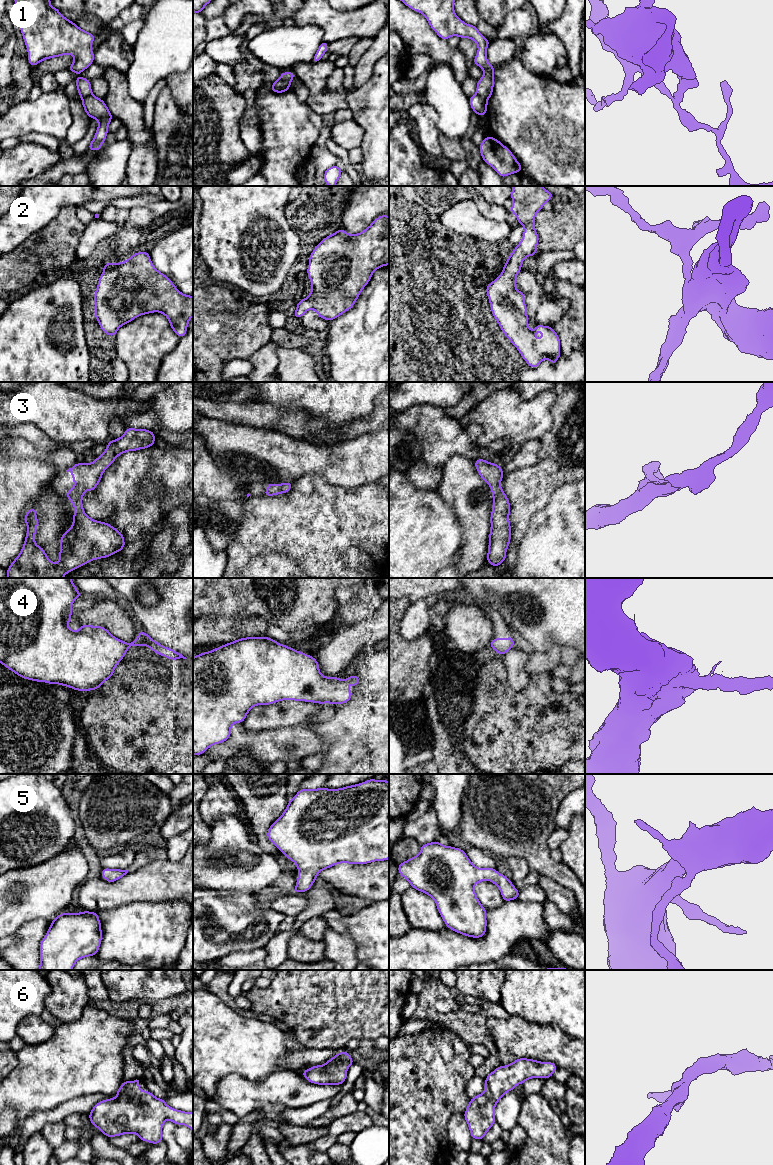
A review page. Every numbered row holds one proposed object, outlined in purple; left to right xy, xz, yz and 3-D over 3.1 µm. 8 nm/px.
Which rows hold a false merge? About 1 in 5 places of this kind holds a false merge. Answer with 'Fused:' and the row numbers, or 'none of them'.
Fused: 1

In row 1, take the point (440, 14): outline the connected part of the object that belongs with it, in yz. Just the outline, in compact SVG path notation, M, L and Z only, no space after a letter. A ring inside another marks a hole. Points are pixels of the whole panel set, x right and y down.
M401 0L407 7L425 16L430 27L444 40L451 36L470 38L478 45L473 63L481 67L484 74L477 82L476 94L488 101L494 87L494 69L487 61L487 40L474 25L462 21L454 11L455 0Z

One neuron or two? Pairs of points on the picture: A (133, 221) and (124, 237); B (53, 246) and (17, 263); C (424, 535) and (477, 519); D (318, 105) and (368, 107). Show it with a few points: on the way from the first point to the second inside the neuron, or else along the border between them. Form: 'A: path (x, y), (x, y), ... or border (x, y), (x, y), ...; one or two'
A: border (140, 229), (121, 229), (113, 235); two
B: path (44, 251), (26, 262); one
C: border (446, 504), (452, 509), (461, 528), (459, 548); two
D: border (345, 97), (348, 107); two

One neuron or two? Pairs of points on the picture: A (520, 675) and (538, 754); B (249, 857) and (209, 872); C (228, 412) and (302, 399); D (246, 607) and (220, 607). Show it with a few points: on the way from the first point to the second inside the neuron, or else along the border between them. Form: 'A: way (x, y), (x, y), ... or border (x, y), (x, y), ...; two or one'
A: border (505, 674), (515, 691), (521, 691), (529, 680); two
B: way (239, 867), (234, 872), (219, 872); one
C: border (254, 401), (269, 403), (287, 410), (294, 410); two
D: way (240, 607), (226, 607); one

